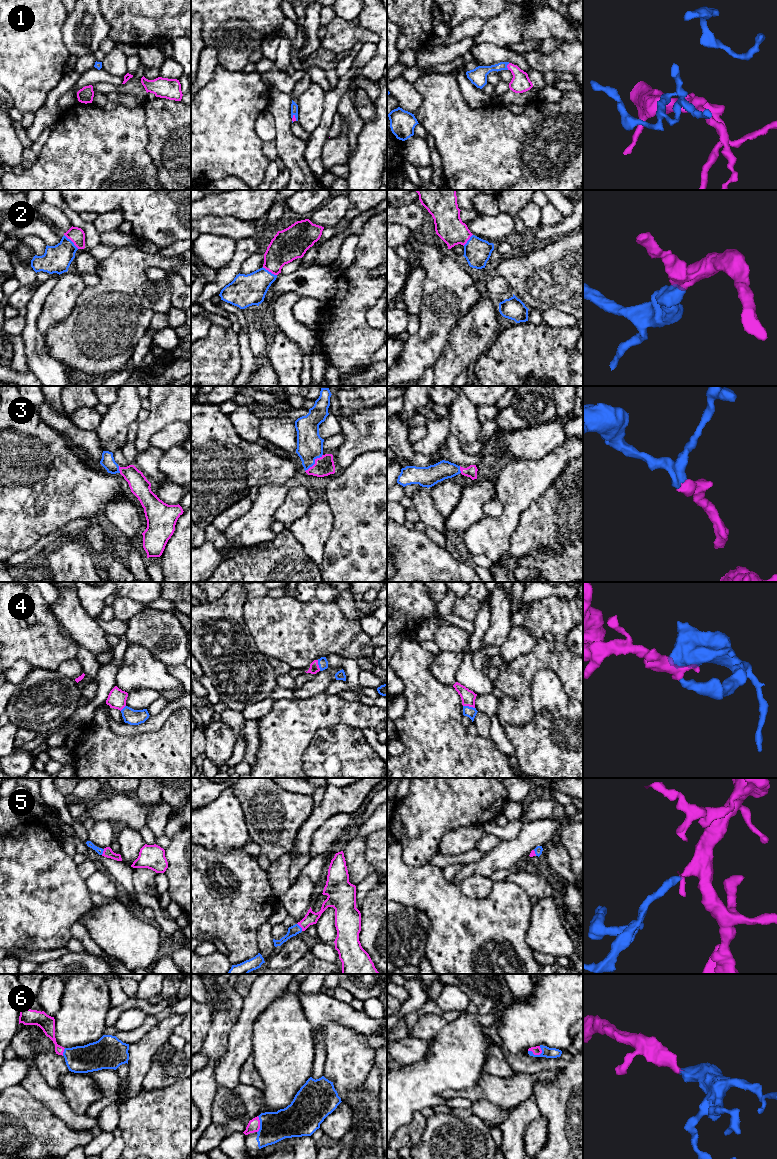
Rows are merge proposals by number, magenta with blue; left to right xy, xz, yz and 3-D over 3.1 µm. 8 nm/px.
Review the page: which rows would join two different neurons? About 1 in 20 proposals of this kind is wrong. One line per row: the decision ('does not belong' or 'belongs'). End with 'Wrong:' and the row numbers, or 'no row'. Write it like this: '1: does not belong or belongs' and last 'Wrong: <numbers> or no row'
1: belongs
2: belongs
3: belongs
4: belongs
5: belongs
6: belongs
Wrong: no row

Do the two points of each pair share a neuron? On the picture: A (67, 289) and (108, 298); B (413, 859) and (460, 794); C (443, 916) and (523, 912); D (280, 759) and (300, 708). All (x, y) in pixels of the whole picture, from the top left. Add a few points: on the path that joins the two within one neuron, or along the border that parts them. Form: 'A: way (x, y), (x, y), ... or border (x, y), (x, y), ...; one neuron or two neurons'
A: border (86, 286), (77, 298), (75, 306), (70, 313); two neurons
B: way (420, 843), (422, 832), (444, 810); one neuron
C: way (463, 919), (501, 919), (503, 917); one neuron
D: way (282, 746), (284, 733), (293, 721); one neuron

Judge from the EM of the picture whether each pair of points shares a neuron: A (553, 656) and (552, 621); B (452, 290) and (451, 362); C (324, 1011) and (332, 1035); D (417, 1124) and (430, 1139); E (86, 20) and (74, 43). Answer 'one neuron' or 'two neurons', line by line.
A: one neuron
B: two neurons
C: two neurons
D: two neurons
E: one neuron

